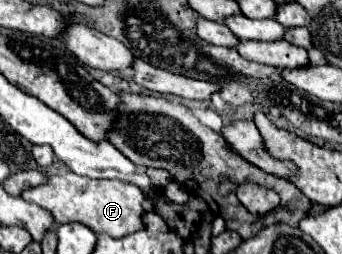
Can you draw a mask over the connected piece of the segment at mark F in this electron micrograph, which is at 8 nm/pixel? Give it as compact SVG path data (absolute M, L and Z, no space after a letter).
M66 172L62 176L48 176L48 182L28 188L22 194L24 200L34 202L48 210L54 216L56 224L64 222L82 222L96 234L110 234L112 238L122 238L140 230L142 224L142 202L144 194L136 184L122 180L94 180L86 176L78 176L74 172Z

